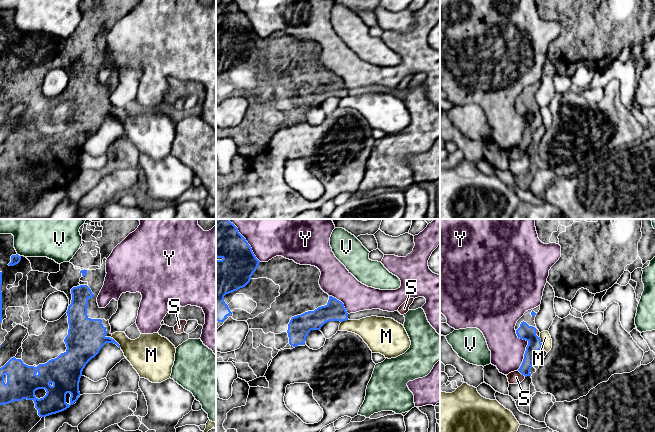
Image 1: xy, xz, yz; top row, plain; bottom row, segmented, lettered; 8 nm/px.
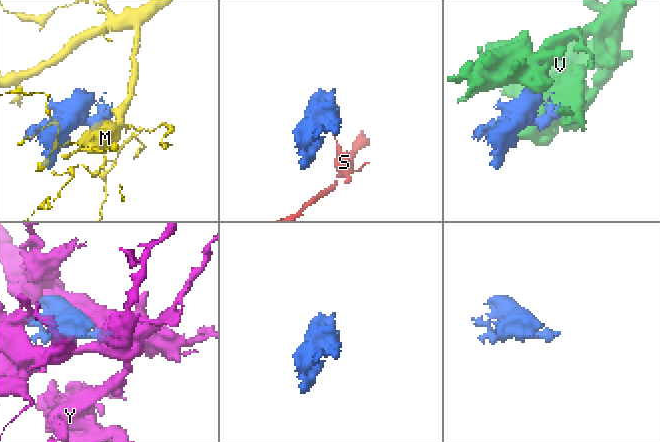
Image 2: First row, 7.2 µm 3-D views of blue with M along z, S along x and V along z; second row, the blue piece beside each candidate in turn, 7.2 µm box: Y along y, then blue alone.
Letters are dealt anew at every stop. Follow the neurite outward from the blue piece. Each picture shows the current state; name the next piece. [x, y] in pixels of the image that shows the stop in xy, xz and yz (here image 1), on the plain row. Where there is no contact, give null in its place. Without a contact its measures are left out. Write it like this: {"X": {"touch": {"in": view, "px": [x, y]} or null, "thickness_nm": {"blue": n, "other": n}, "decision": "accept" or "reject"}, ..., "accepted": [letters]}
{"M": {"touch": {"in": "yz", "px": [540, 118]}, "thickness_nm": {"blue": 120, "other": 90}, "decision": "reject"}, "S": {"touch": {"in": "yz", "px": [521, 149]}, "thickness_nm": {"blue": 110, "other": 100}, "decision": "reject"}, "V": {"touch": null, "decision": "reject"}, "Y": {"touch": {"in": "yz", "px": [526, 124]}, "thickness_nm": {"blue": 120, "other": 280}, "decision": "reject"}, "accepted": []}

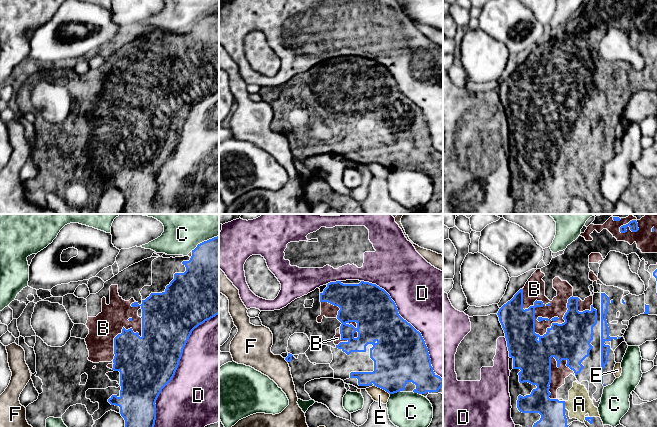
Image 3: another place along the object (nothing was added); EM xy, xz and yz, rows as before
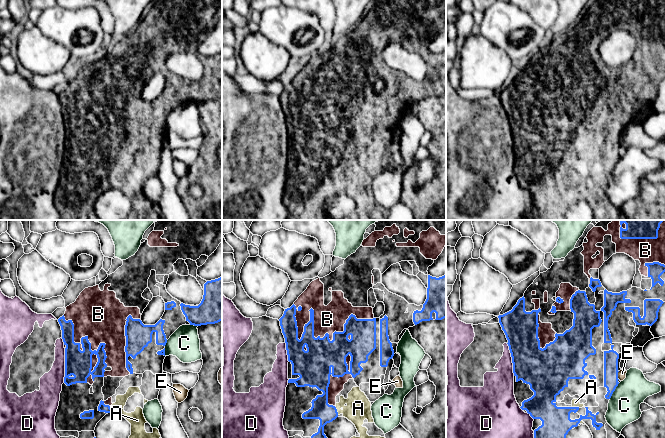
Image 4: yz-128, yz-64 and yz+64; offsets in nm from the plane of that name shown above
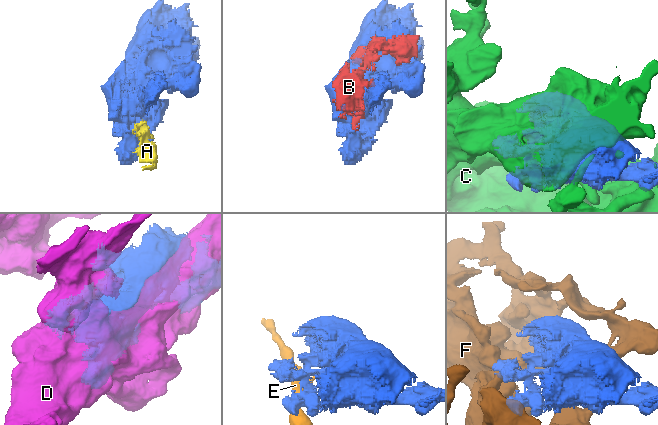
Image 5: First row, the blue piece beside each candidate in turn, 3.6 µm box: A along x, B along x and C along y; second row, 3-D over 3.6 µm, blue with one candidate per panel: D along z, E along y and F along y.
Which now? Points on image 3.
{"A": {"touch": {"in": "yz", "px": [564, 181]}, "thickness_nm": {"blue": 260, "other": 190}, "decision": "accept"}, "B": {"touch": {"in": "yz", "px": [562, 99]}, "thickness_nm": {"blue": 320, "other": 140}, "decision": "accept"}, "C": {"touch": {"in": "xz", "px": [394, 168]}, "thickness_nm": {"blue": 380, "other": 320}, "decision": "reject"}, "D": {"touch": {"in": "xy", "px": [175, 147]}, "thickness_nm": {"blue": 460, "other": 500}, "decision": "reject"}, "E": {"touch": {"in": "xz", "px": [382, 164]}, "thickness_nm": {"blue": 380, "other": 110}, "decision": "reject"}, "F": {"touch": {"in": "xz", "px": [285, 135]}, "thickness_nm": {"blue": 50, "other": 260}, "decision": "reject"}, "accepted": ["A", "B"]}

